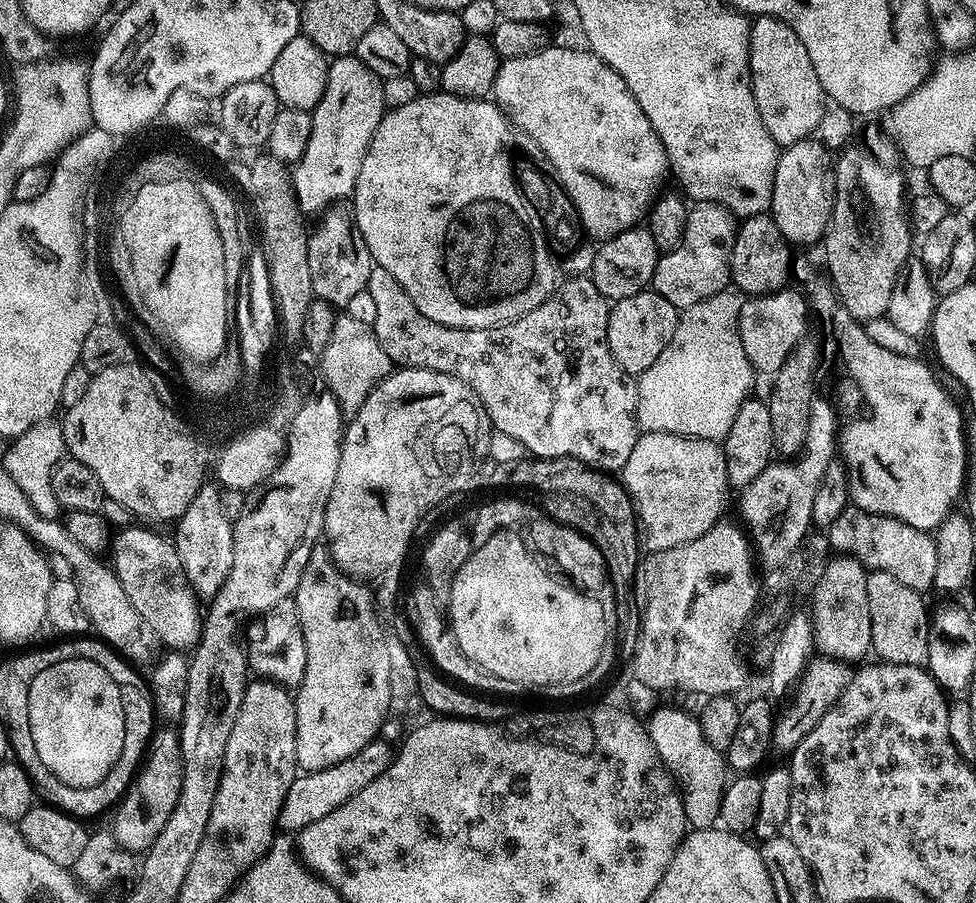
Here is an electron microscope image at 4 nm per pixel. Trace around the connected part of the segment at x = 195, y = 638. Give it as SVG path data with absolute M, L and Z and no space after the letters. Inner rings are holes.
M140 526L144 528L124 528L120 533L115 533L114 539L110 544L110 552L113 552L113 556L110 557L110 563L113 568L116 569L116 577L122 582L122 590L126 590L126 598L130 598L130 602L134 602L134 606L138 610L138 614L144 619L145 625L150 629L151 635L156 638L161 645L169 644L167 647L172 650L188 650L195 646L200 640L200 626L202 623L202 604L198 599L197 592L193 588L191 582L188 580L187 575L184 573L183 562L180 561L178 553L176 553L176 545L167 536L159 536L156 532L151 532L151 527Z

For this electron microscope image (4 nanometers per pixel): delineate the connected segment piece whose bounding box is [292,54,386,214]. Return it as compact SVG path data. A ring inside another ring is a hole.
M355 54L335 57L329 63L326 90L318 106L311 111L312 125L306 154L302 154L292 172L292 185L301 212L320 214L331 202L351 197L370 138L374 138L374 130L378 130L378 122L382 122L386 111L383 85L384 81Z

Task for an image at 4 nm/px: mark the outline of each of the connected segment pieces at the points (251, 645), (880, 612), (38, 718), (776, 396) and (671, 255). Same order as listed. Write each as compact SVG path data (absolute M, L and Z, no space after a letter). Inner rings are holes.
M295 599L278 602L270 610L249 619L242 632L242 643L248 658L248 671L253 677L270 680L289 690L299 688L306 674L306 638L302 634Z
M869 572L866 578L866 594L870 598L870 626L872 627L872 652L881 661L890 664L918 664L927 665L928 662L928 625L930 623L929 605L924 605L924 600L917 589L898 582L894 574L885 572Z
M86 660L54 662L54 666L46 666L46 670L30 682L28 705L34 750L38 750L38 758L46 762L48 769L71 788L89 788L94 782L102 782L122 754L123 714L119 688L98 662Z
M804 338L778 370L771 381L772 393L766 396L770 410L770 423L774 425L776 448L784 454L796 454L806 442L806 430L810 422L810 406L817 399L816 384L812 379L816 376L816 367L820 364L820 352L810 338Z
M695 201L688 209L686 234L682 234L682 242L674 250L663 253L660 261L656 263L650 285L651 291L662 294L676 309L683 310L729 287L737 227L737 217L730 209L724 208L721 204L715 204L713 201Z

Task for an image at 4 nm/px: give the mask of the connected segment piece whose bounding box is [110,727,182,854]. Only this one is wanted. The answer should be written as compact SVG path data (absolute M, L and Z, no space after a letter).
M162 727L152 737L151 751L147 753L142 767L132 782L132 787L124 795L115 809L116 821L110 825L110 831L118 846L129 854L143 854L158 838L178 794L182 790L182 758L180 757L180 737L175 731Z

